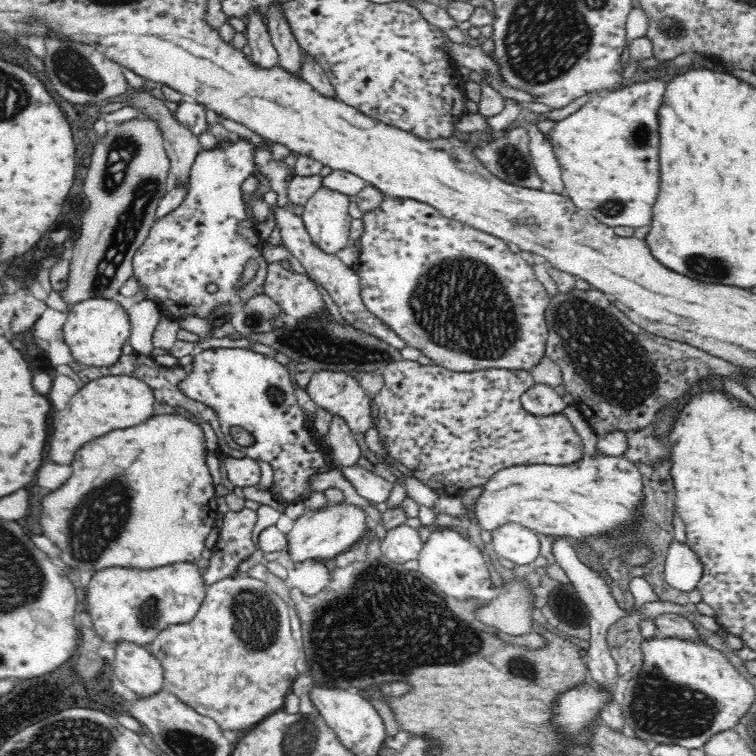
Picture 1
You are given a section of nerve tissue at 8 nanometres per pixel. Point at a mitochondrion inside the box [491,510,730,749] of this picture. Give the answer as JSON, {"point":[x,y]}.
{"point":[660,709]}

